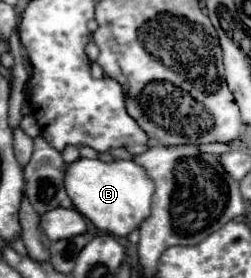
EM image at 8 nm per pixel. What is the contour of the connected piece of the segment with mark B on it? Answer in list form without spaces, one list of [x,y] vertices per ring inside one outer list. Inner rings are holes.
[[[81,157],[77,163],[67,165],[65,189],[79,213],[83,213],[97,229],[107,231],[115,237],[127,237],[151,215],[153,181],[135,161],[101,161]]]

